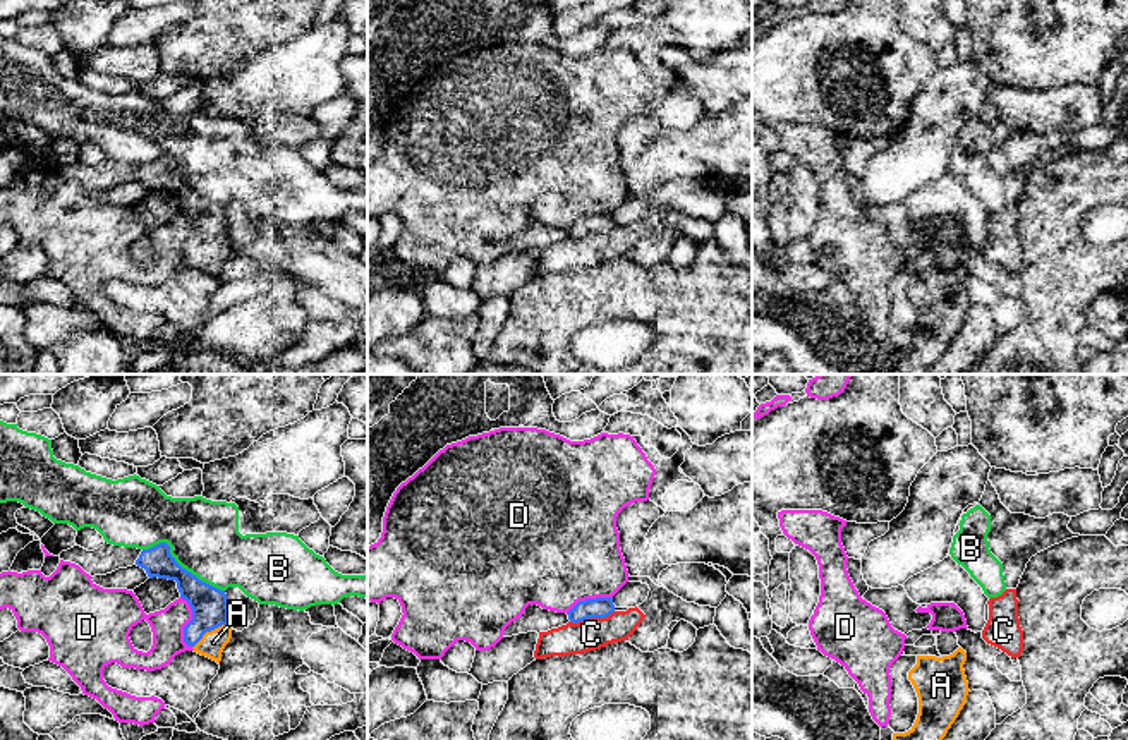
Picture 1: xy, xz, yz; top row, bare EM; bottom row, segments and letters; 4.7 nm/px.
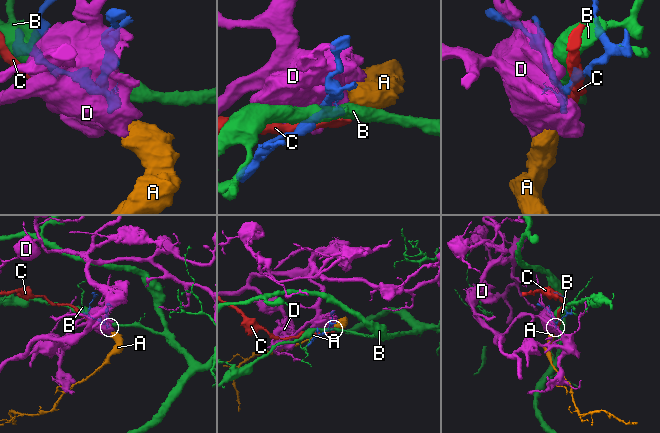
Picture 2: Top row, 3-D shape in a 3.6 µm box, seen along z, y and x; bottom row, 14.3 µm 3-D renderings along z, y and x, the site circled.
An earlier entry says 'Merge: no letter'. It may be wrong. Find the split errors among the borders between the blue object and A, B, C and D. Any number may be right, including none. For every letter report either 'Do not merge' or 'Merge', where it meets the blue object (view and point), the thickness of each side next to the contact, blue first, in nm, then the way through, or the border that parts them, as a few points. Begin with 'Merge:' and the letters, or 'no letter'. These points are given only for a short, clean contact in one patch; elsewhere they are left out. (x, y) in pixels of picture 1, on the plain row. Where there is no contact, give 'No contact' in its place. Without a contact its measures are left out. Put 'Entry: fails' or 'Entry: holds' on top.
Entry: fails
Merge: A
A: Merge. Touches blue at xy (208, 246). Thickness 180 nm (blue) against 120 nm. Path across: xy (210, 224), (208, 246), (213, 258)
B: Do not merge. Touches blue at xy (179, 181). Thickness 180 nm (blue) against 340 nm
C: Do not merge. Touches blue at xz (591, 232). Thickness 100 nm (blue) against 150 nm
D: Do not merge. Touches blue at xy (189, 237). Thickness 180 nm (blue) against 160 nm

